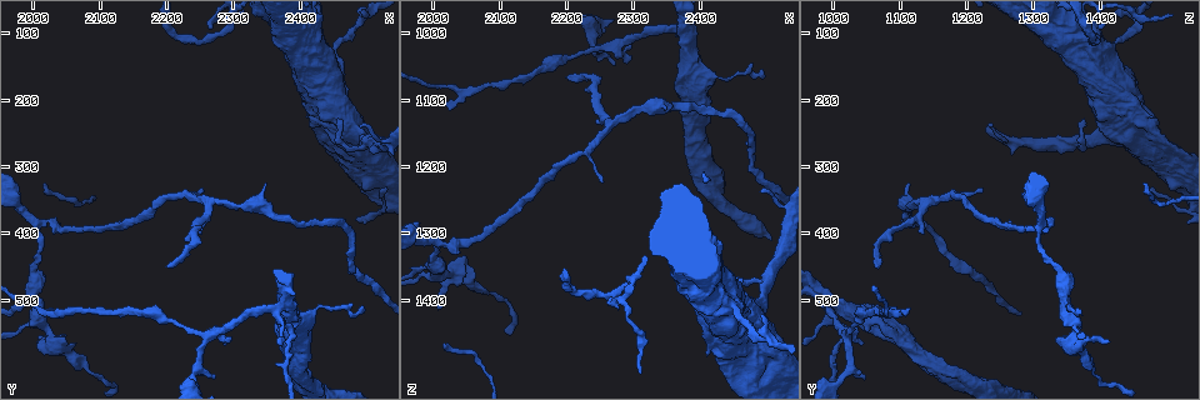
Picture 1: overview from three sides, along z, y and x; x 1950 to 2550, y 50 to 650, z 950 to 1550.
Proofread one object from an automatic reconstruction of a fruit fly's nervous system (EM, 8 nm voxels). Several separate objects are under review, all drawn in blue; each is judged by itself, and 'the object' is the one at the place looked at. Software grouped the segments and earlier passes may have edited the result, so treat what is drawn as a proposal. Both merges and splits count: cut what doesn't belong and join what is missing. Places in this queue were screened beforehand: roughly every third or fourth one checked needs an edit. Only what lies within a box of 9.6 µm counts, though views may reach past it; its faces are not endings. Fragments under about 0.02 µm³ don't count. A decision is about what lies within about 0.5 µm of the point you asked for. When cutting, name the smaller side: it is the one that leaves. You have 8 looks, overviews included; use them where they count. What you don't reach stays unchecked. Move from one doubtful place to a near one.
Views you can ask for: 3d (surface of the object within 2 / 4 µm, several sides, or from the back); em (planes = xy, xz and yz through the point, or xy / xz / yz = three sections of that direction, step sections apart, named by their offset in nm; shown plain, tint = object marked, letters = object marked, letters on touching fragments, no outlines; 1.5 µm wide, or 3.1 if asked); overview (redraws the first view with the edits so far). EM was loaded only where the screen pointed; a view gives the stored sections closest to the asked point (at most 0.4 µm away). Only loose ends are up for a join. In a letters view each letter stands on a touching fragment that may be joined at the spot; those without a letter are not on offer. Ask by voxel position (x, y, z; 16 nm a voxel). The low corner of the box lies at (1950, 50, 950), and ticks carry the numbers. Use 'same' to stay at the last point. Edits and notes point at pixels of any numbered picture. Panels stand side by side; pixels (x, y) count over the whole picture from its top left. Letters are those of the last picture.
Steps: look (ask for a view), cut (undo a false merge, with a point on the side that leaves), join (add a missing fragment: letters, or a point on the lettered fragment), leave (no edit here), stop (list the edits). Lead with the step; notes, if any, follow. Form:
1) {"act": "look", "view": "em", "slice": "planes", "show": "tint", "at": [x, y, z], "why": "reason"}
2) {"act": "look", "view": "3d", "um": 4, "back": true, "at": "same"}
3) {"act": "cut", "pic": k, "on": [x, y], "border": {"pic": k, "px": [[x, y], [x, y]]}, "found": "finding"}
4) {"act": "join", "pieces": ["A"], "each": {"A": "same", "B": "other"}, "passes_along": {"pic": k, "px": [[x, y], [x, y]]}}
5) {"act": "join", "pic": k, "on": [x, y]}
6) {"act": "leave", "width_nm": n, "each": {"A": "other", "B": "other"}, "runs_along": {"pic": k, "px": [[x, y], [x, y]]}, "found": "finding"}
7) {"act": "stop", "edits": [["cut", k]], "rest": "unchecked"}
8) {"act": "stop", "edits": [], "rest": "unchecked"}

{"act": "look", "view": "3d", "um": 2, "at": [2005, 515, 1350], "why": "sudden change in width"}

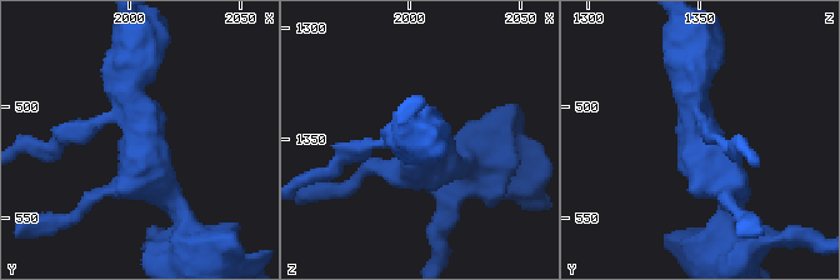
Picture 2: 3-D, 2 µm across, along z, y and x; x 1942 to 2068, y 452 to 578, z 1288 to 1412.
{"act": "look", "view": "em", "slice": "xz", "step": 8, "show": "tint", "at": [2006, 513, 1350], "arms": 4}

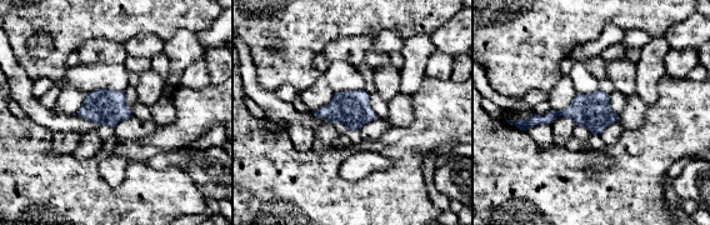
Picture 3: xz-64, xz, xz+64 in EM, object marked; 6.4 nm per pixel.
{"act": "look", "view": "em", "slice": "planes", "show": "letters", "at": "same", "why": "cut it another way"}

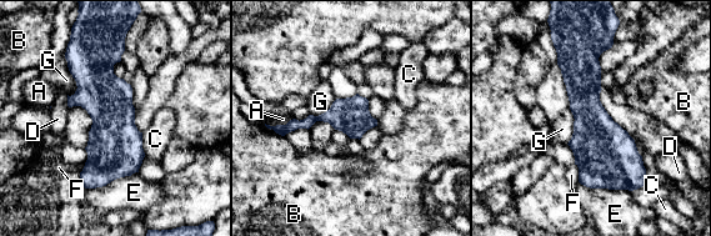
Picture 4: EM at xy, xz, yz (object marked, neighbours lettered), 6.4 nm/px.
{"act": "leave", "longest_contact_nm": ["E", 360], "each": {"A": "other", "B": "other", "C": "other", "D": "other", "E": "other", "F": "other", "G": "other"}, "border": {"pic": 4, "px": [[65, 58], [76, 86], [70, 96]]}, "found": "all the same neuron"}

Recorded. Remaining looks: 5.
{"act": "look", "view": "em", "slice": "planes", "show": "letters", "at": [2025, 515, 1110], "why": "an open end"}

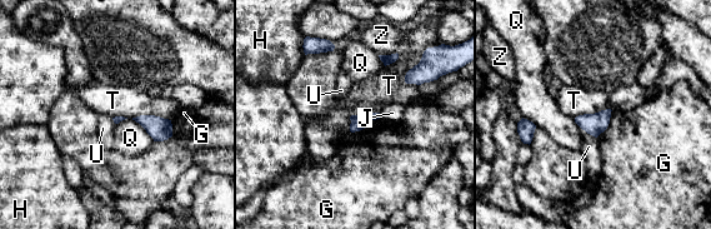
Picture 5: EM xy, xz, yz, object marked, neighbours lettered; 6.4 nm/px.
{"act": "leave", "each": {"G": "other", "H": "other", "J": "other", "Q": "other", "T": "other", "U": "other", "Z": "other"}, "border": {"pic": 5, "px": [[379, 111], [353, 114], [349, 130]]}, "found": "no lettered fragment goes on from it"}

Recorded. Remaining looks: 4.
{"act": "look", "view": "3d", "um": 4, "at": [2275, 610, 1050], "why": "free end"}

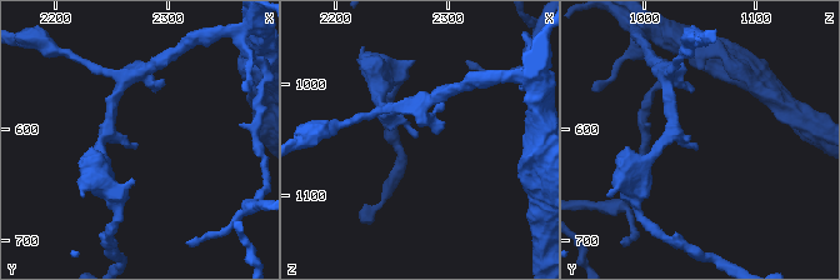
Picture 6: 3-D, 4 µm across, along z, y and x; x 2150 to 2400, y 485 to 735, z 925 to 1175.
{"act": "look", "view": "em", "slice": "yz", "step": 8, "show": "letters", "at": [2274, 614, 1046], "why": "now the EM"}

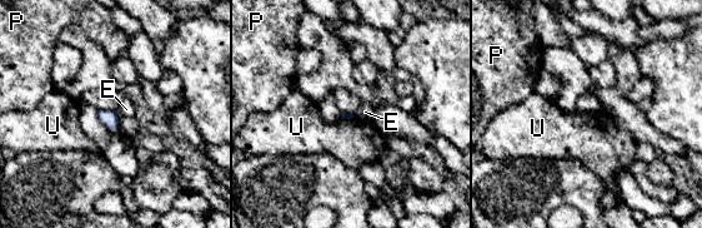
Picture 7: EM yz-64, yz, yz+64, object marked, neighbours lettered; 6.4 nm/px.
{"act": "look", "view": "em", "slice": "planes", "show": "letters", "at": "same"}

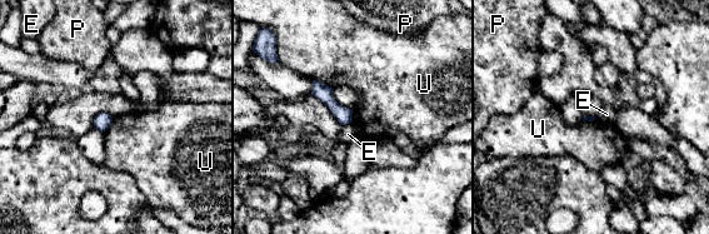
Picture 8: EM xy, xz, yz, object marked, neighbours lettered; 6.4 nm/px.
{"act": "leave", "each": {"E": "other", "P": "other", "U": "other"}, "runs_along": {"pic": 8, "px": [[315, 84], [349, 119]]}, "found": "none of them fits"}

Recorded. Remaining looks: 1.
{"act": "stop", "edits": [], "rest": "unchecked"}

